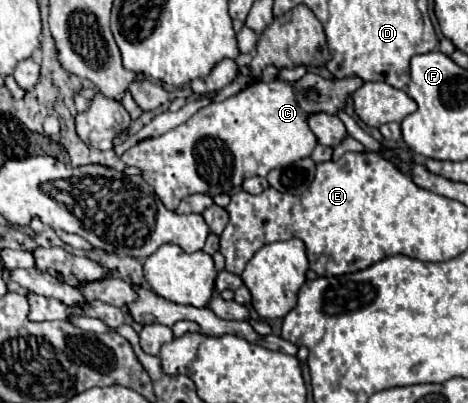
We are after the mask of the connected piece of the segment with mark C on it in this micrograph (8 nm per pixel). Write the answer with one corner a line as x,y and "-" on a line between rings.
310,71
302,79
292,81
292,83
282,81
282,79
274,79
268,83
254,81
240,93
220,103
210,103
202,107
186,123
178,125
176,129
170,129
168,133
160,137
140,141
138,145
134,145
122,155
122,161
126,165
134,165
142,169
144,179
156,189
156,195
160,197
160,201
172,211
178,207
178,203
184,197
194,195
194,193
206,193
210,197
220,195
220,193
234,195
236,191
240,191
240,185
246,177
254,177
254,175
266,177
268,171
276,167
286,167
288,163
294,163
296,159
310,157
310,153
314,151
318,143
318,137
308,127
308,117
316,113
336,115
340,109
344,109
346,99
354,95
356,89
362,87
362,83
364,81
354,75
344,77
344,79
324,79

